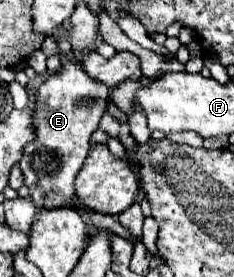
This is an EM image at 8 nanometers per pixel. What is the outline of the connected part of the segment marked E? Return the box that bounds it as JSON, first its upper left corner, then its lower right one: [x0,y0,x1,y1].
[20,50,108,210]

